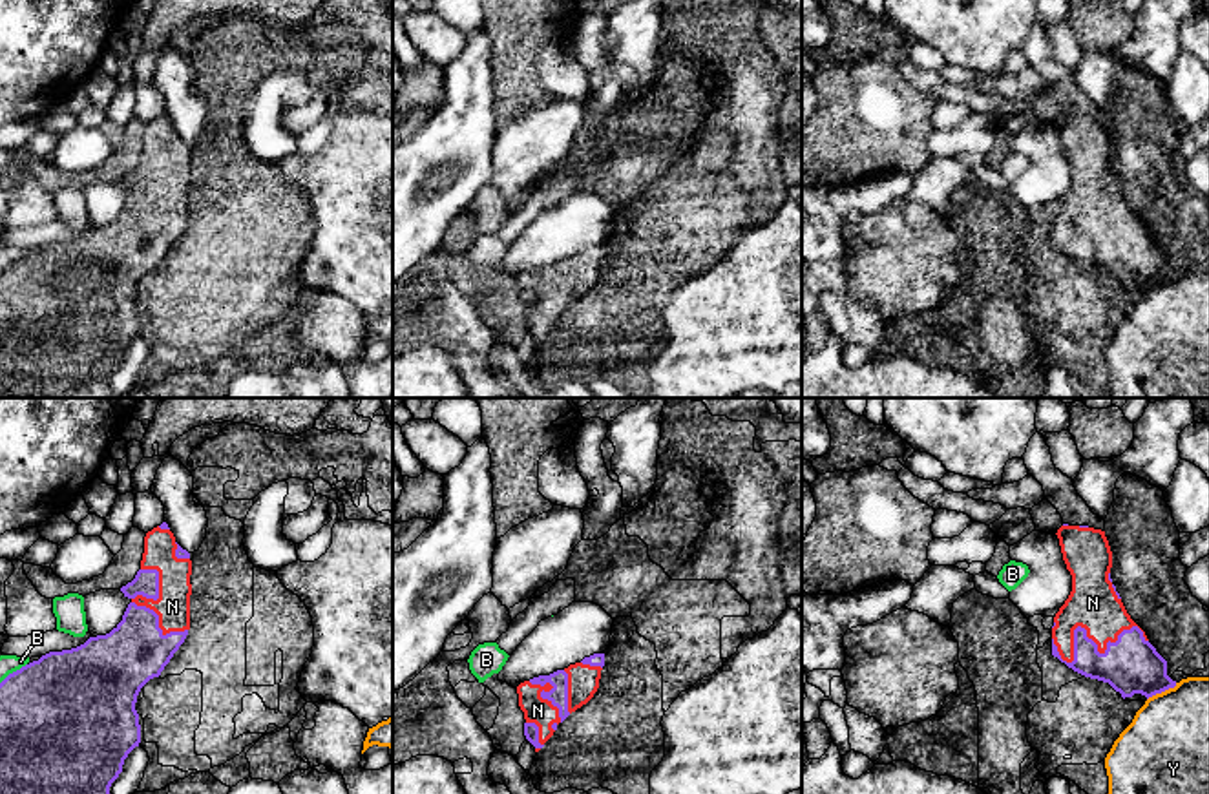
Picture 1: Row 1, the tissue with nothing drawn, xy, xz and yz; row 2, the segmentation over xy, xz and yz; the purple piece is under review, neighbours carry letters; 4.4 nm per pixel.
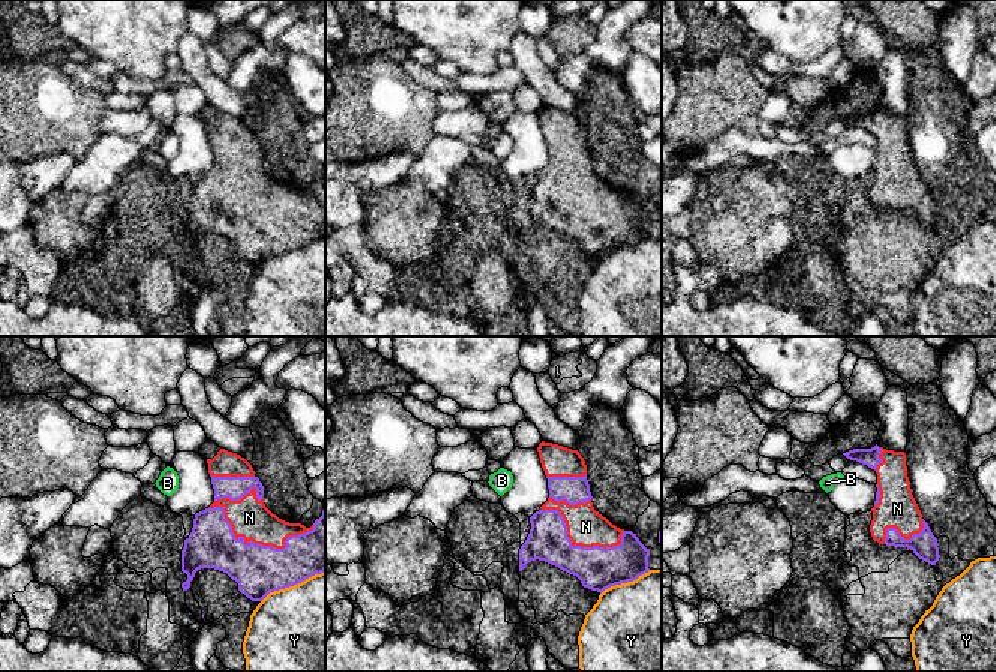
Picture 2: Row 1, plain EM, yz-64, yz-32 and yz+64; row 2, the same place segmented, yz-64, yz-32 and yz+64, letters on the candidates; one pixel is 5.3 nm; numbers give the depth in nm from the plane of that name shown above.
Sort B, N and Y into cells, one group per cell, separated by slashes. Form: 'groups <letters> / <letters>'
groups B / N / Y

